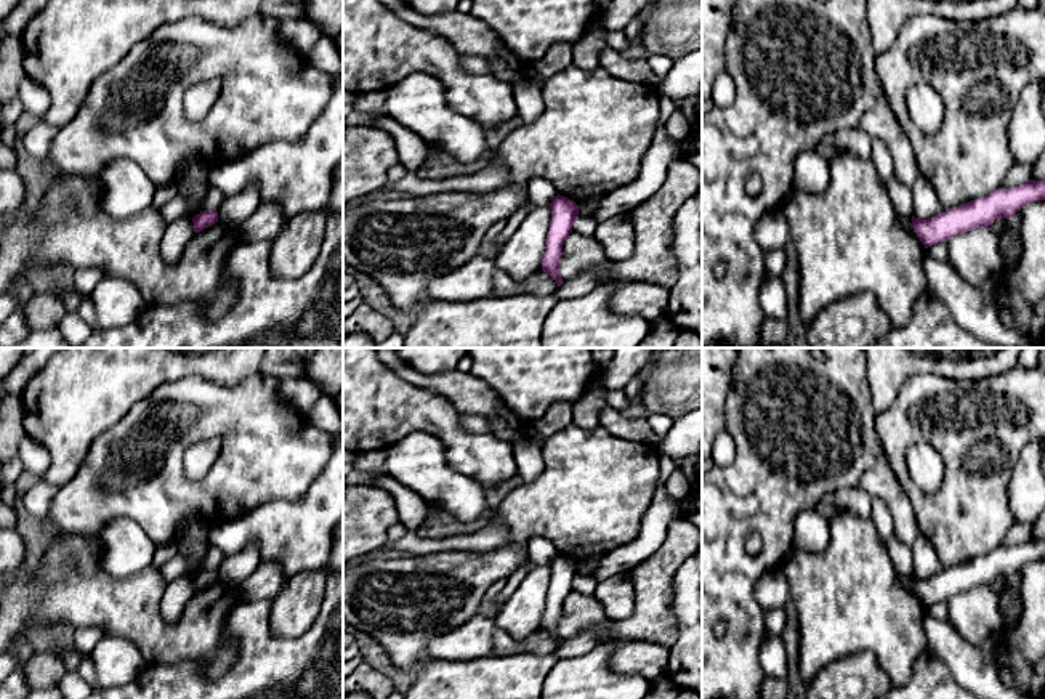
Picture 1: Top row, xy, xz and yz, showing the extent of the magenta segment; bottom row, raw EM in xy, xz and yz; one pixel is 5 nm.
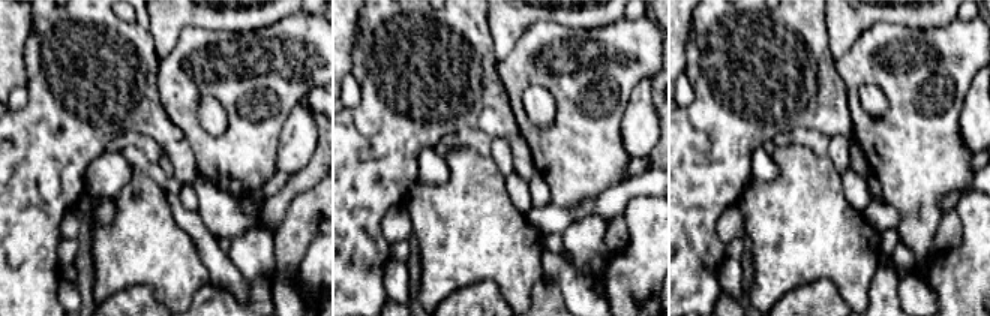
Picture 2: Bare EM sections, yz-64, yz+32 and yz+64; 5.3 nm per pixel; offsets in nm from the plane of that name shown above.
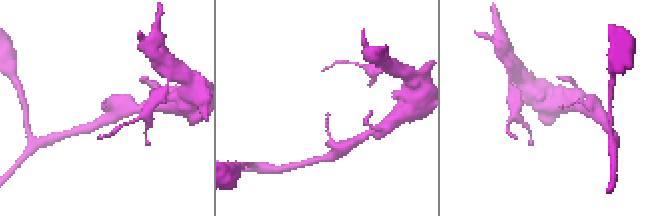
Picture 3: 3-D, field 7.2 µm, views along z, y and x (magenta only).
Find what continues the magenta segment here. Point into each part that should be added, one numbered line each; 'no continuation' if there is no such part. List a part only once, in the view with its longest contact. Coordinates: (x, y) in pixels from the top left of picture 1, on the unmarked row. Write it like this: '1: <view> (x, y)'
no continuation

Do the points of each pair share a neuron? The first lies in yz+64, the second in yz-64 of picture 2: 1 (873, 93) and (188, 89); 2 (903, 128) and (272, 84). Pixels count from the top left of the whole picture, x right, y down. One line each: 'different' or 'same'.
1: different
2: same

